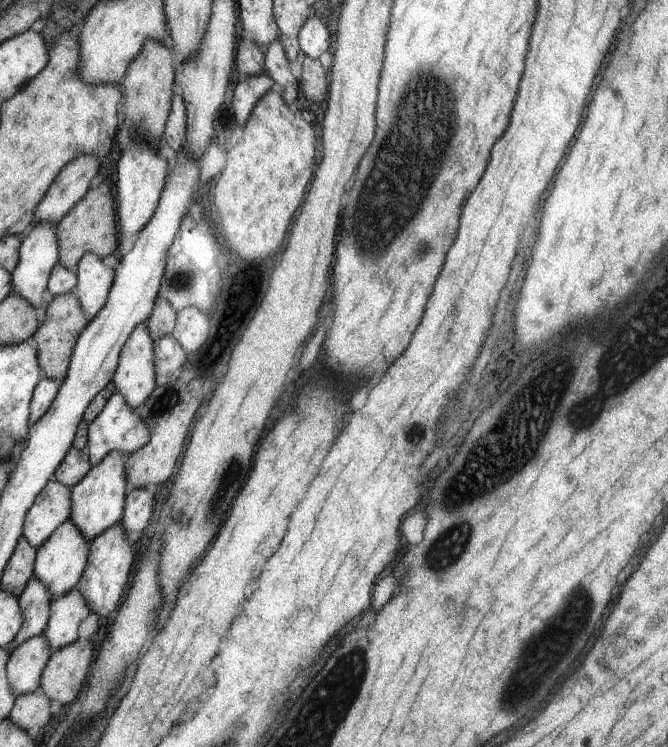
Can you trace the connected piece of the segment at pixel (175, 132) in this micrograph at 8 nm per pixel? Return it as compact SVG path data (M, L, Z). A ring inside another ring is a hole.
M175 83L175 94L173 95L173 104L171 114L167 120L166 130L164 131L164 142L173 148L176 152L180 152L185 146L187 112L183 99L183 88Z

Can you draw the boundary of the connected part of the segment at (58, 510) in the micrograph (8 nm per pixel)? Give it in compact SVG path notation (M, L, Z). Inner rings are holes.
M54 479L43 488L27 512L23 538L40 548L70 518L70 490Z

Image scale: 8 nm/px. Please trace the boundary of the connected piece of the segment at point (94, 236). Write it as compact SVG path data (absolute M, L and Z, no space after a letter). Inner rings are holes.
M100 182L56 224L61 248L59 263L74 270L79 260L88 251L96 253L100 257L113 254L118 246L118 225L117 200L114 200L114 196L112 196L112 188L110 188L110 184Z

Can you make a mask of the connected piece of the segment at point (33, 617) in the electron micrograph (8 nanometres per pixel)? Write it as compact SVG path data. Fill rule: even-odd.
M32 578L26 590L19 596L19 604L24 612L25 623L16 639L8 648L12 652L20 643L29 638L43 634L51 616L52 592L41 581Z

